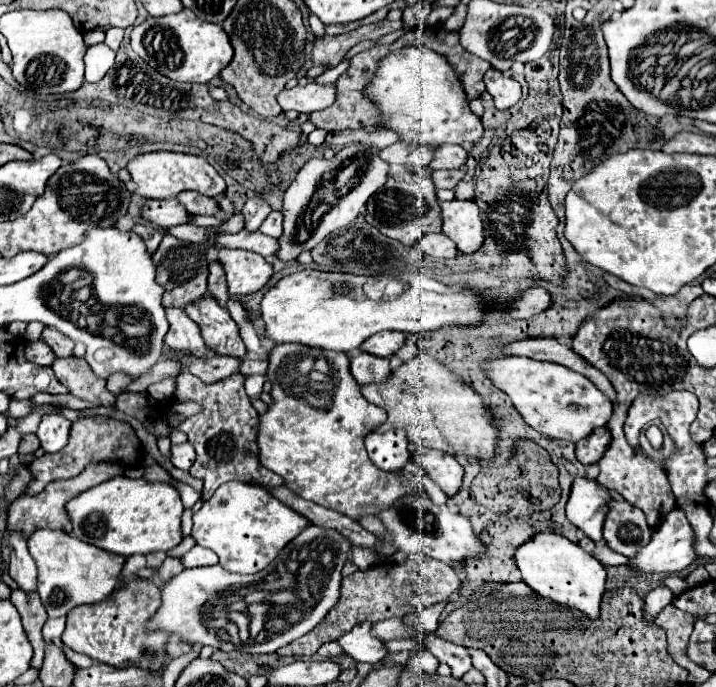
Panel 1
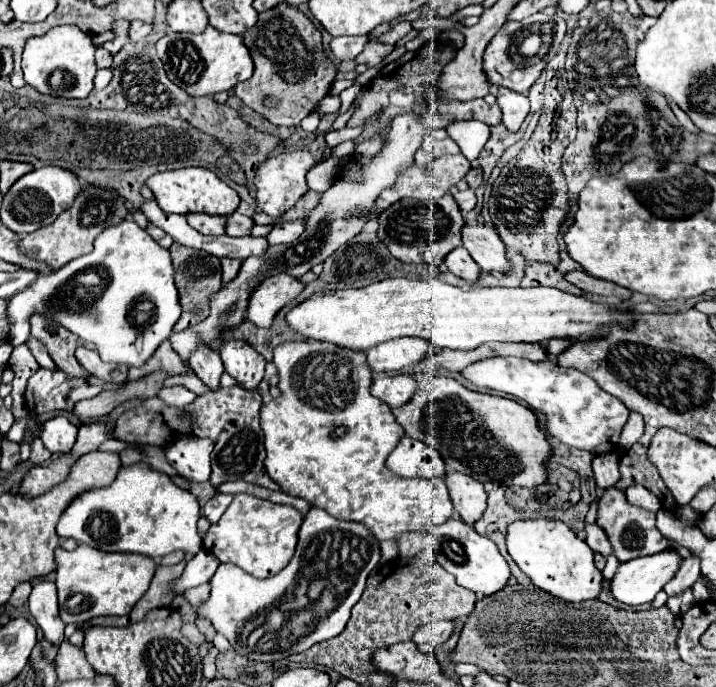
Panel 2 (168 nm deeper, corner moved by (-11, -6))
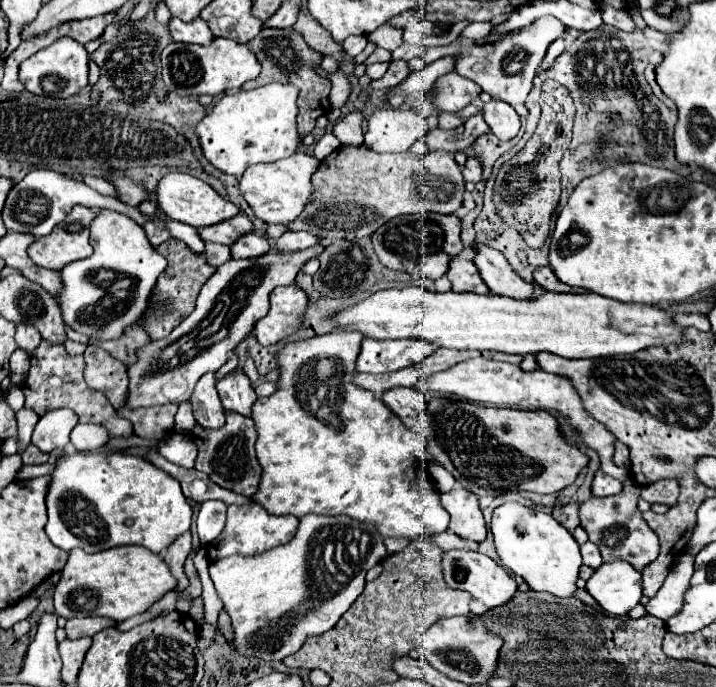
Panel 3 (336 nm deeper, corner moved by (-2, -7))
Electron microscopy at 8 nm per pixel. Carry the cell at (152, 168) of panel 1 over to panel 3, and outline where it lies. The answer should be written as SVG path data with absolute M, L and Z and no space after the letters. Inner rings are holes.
M171 172L167 174L159 186L157 186L157 204L159 208L167 214L167 218L189 224L193 228L205 228L205 226L213 226L219 224L223 220L229 220L233 216L239 214L239 208L235 204L231 204L229 200L221 198L209 184L205 184L199 178L193 178L189 174L183 172Z

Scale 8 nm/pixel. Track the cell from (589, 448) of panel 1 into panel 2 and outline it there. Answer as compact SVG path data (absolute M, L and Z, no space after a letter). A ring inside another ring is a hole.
M608 451L608 453L600 453L594 457L592 461L592 469L594 469L594 477L596 477L596 485L600 489L608 489L616 483L620 471L618 471L618 451Z

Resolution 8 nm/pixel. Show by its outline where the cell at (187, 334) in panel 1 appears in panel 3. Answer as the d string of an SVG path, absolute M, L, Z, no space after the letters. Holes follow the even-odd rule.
M207 374L199 380L195 386L195 392L191 396L191 406L193 406L193 416L197 424L205 430L217 430L225 424L225 410L221 406L221 400L217 396L215 388L217 380L215 374Z

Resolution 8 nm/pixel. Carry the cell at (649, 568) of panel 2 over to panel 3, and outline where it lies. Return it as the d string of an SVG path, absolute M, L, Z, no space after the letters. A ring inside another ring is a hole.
M615 560L603 564L587 580L585 590L597 600L597 604L613 614L625 616L641 600L641 572L635 572L631 564Z

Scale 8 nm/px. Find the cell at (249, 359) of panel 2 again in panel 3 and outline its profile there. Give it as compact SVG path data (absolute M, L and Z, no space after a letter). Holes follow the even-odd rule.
M235 368L231 374L221 378L217 382L217 390L225 412L241 414L247 418L251 416L251 406L255 404L257 394L241 368Z

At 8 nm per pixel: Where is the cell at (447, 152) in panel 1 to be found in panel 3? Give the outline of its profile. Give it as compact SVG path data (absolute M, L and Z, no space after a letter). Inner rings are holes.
M341 146L329 154L313 174L315 196L299 220L287 224L291 230L305 230L323 240L359 240L373 236L383 224L397 216L437 212L455 214L463 204L465 180L453 154L443 150L417 158L413 152L379 154L361 146Z

